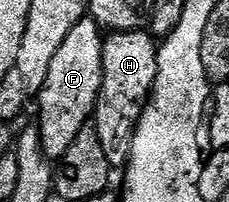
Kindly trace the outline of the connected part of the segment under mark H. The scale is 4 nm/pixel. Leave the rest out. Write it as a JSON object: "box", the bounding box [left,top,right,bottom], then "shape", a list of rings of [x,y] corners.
{"box":[93,30,159,169],"shape":[[[146,30],[117,31],[103,40],[103,80],[95,103],[93,126],[97,137],[101,137],[101,149],[105,149],[105,157],[113,169],[126,168],[131,159],[135,126],[155,87],[158,60],[159,47]]]}

